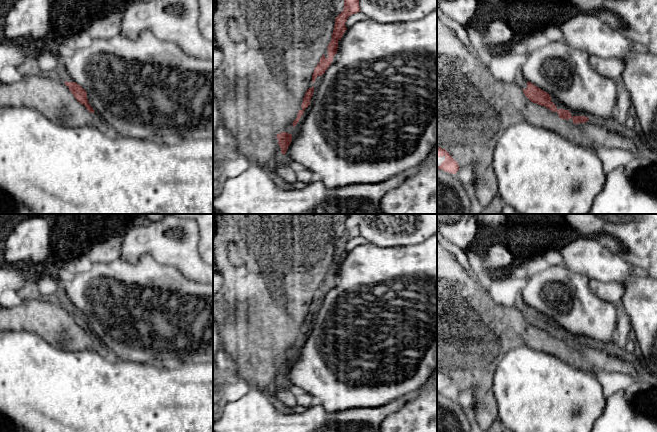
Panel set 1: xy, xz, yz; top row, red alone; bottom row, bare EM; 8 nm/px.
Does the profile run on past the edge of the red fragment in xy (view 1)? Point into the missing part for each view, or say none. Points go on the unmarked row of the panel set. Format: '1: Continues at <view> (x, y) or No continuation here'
1: No continuation here

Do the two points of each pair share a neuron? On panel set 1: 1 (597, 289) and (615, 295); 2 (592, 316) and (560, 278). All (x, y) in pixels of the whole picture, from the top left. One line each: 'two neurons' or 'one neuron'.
1: one neuron
2: one neuron

